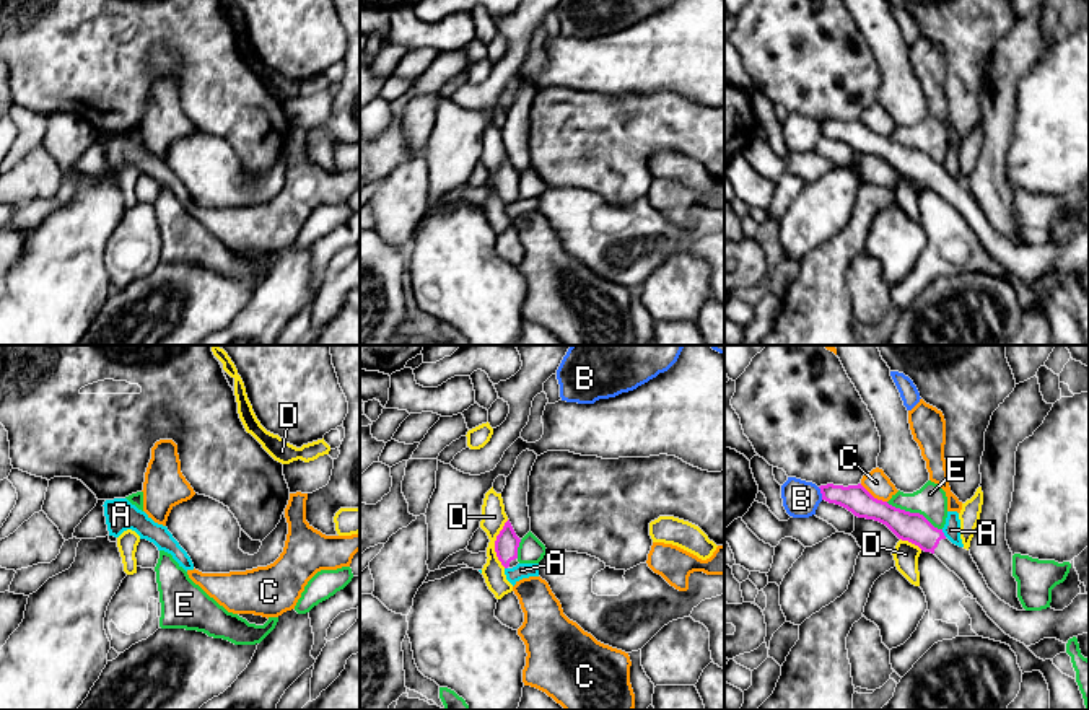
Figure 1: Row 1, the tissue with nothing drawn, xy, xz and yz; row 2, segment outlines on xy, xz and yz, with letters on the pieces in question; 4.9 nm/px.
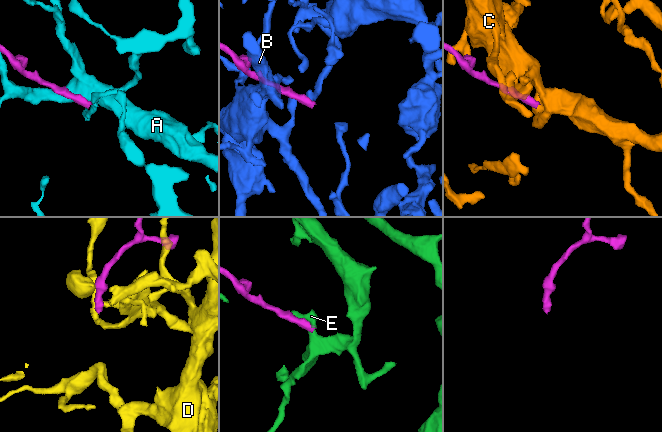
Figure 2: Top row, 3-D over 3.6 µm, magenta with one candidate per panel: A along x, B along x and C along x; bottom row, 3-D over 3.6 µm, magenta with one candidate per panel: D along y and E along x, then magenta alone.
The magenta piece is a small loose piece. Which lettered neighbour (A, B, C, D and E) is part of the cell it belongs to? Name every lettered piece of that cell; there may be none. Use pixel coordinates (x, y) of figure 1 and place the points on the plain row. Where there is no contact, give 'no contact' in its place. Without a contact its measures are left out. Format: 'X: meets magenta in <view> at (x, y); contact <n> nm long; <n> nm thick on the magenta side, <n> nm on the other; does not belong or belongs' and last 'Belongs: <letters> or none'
A: meets magenta in yz at (943, 168); contact 50 nm long; 150 nm thick on the magenta side, 90 nm on the other; does not belong
B: meets magenta in yz at (821, 127); contact 70 nm long; 140 nm thick on the magenta side, 180 nm on the other; does not belong
C: meets magenta in yz at (871, 131); contact 160 nm long; 140 nm thick on the magenta side, 120 nm on the other; does not belong
D: meets magenta in xz at (495, 179); contact 240 nm long; 120 nm thick on the magenta side, 120 nm on the other; does not belong
E: meets magenta in yz at (914, 149); contact 320 nm long; 150 nm thick on the magenta side, 160 nm on the other; does not belong
Belongs: none

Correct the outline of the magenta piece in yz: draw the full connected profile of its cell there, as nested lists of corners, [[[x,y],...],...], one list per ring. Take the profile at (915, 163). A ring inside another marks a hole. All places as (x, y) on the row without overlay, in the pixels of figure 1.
[[[861,119],[820,121],[822,135],[840,140],[858,153],[886,160],[899,174],[934,189],[965,220],[986,251],[1011,274],[1026,282],[1043,274],[1068,278],[1069,274],[1089,267],[1089,230],[1078,230],[1063,246],[1017,246],[1001,236],[986,220],[970,186],[952,179],[923,150],[910,148],[874,134]]]

